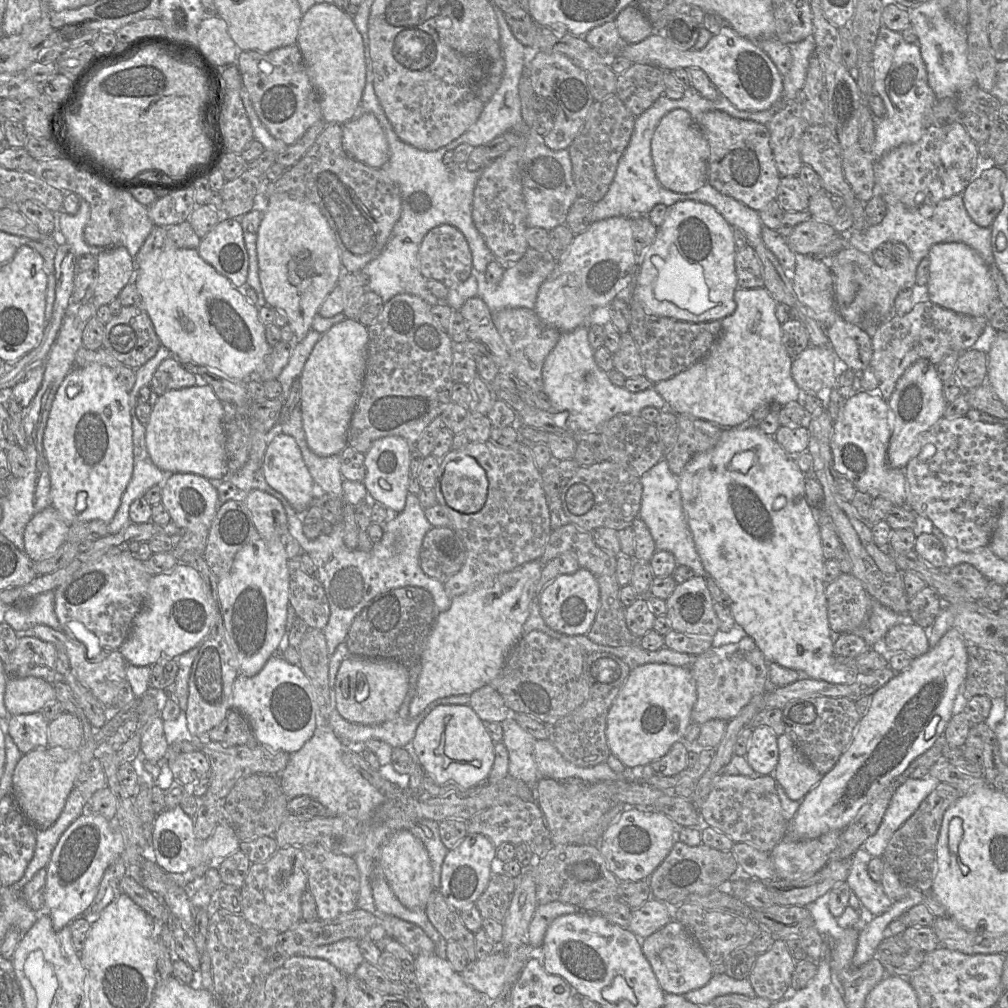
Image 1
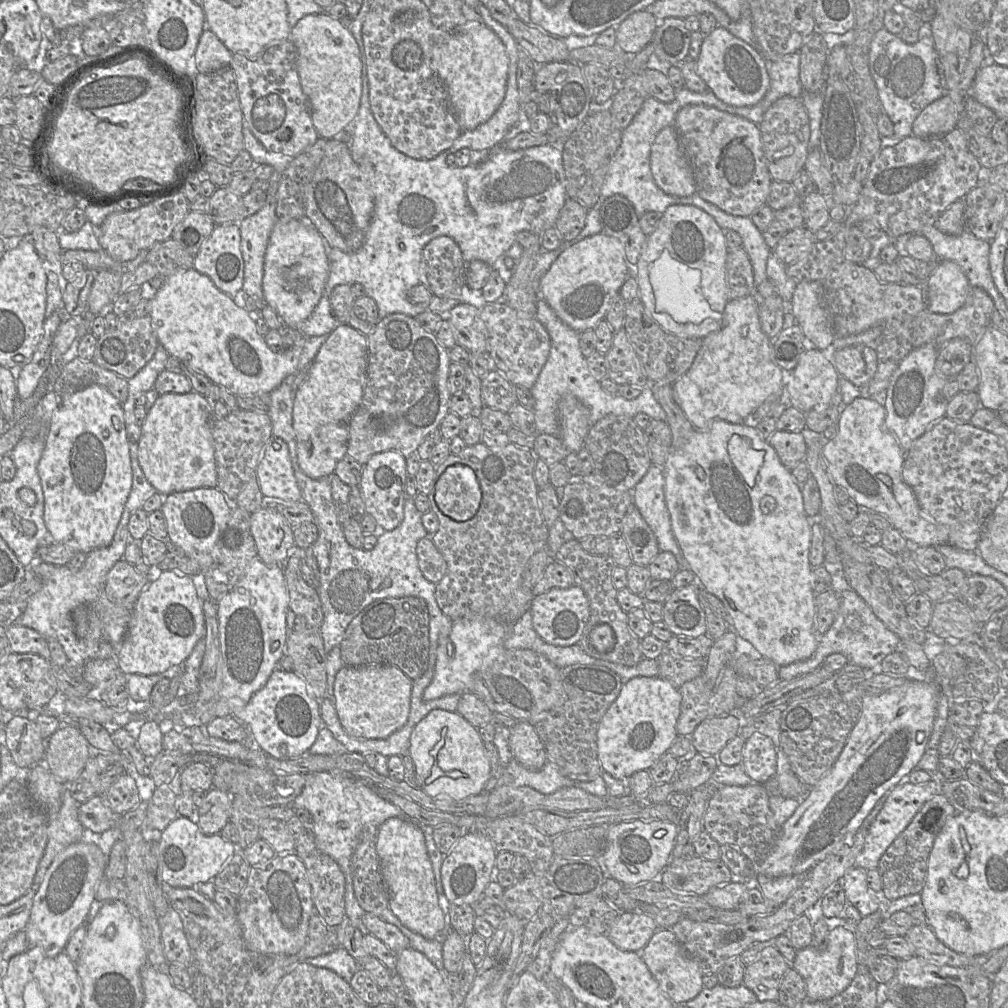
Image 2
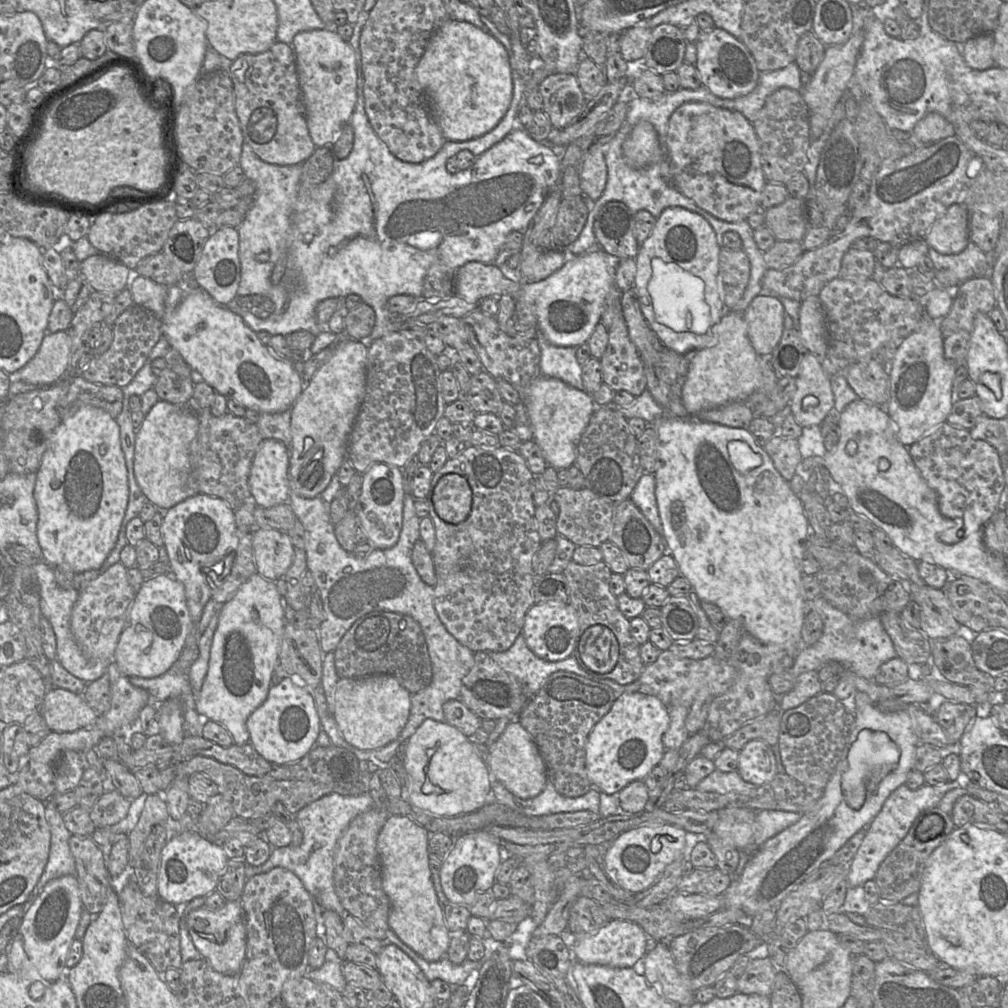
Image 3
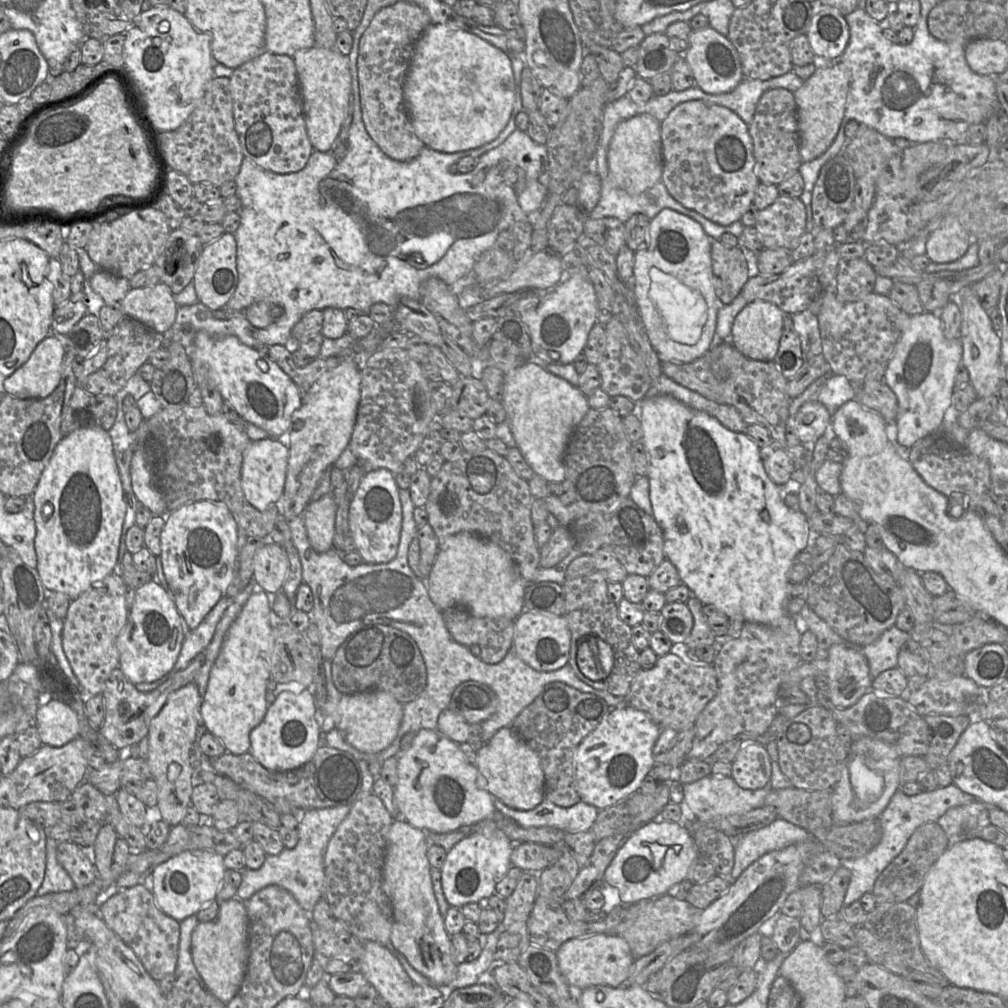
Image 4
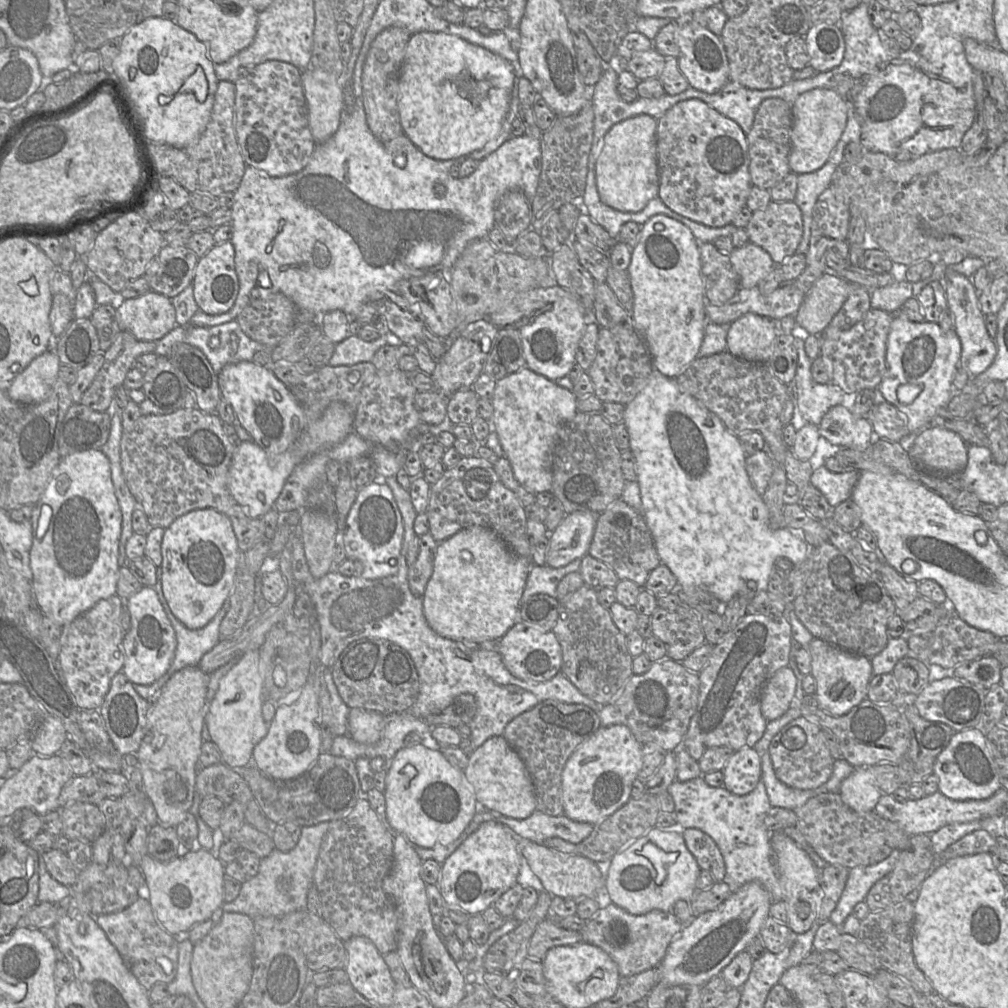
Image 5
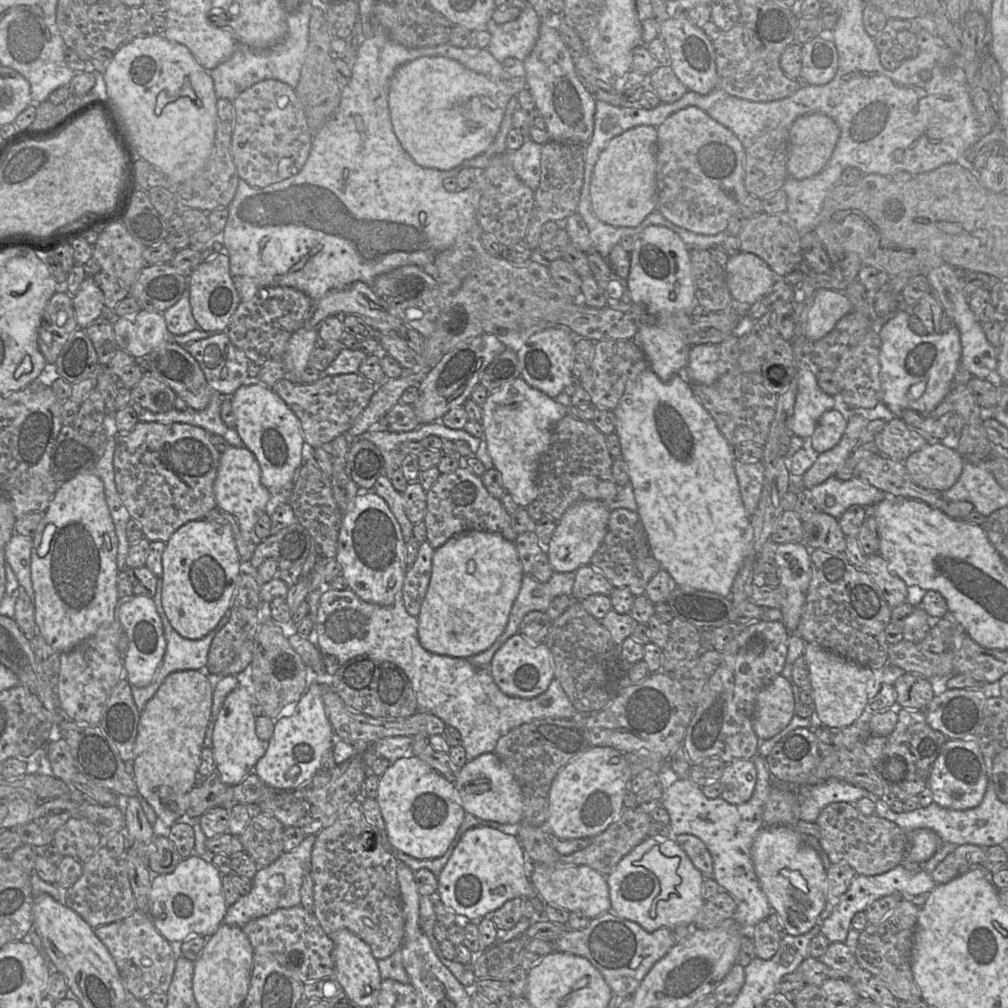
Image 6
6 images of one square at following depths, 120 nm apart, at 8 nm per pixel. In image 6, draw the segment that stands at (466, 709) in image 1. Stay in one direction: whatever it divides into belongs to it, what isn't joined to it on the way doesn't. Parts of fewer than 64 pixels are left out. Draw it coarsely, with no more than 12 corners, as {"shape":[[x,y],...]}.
{"shape":[[415,755],[376,800],[391,846],[443,856],[466,814],[454,784]]}

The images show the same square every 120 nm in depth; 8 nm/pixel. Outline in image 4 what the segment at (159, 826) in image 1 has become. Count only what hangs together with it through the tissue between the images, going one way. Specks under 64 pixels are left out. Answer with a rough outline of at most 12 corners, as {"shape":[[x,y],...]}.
{"shape":[[186,850],[153,871],[157,906],[179,922],[216,899],[224,856]]}

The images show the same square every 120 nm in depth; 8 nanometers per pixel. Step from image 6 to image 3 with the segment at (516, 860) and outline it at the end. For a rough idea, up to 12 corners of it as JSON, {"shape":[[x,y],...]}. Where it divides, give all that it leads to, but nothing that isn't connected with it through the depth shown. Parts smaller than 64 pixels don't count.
{"shape":[[486,831],[454,837],[441,868],[449,902],[492,888],[505,853]]}

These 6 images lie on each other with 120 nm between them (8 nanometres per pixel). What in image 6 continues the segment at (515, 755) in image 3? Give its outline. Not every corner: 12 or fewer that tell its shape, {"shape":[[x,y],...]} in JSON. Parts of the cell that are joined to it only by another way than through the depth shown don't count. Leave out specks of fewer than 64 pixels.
{"shape":[[494,752],[460,769],[454,784],[468,814],[523,821],[519,783]]}

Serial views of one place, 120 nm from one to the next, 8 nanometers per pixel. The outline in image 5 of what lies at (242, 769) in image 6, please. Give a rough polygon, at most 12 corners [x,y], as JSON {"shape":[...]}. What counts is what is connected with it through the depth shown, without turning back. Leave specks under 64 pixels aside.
{"shape":[[259,650],[221,678],[205,715],[230,768],[267,734]]}

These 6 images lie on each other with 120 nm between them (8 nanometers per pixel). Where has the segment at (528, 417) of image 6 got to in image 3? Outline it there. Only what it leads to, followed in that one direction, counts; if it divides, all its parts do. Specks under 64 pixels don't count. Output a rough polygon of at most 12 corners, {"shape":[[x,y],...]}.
{"shape":[[537,375],[523,388],[549,466],[570,468],[592,395]]}

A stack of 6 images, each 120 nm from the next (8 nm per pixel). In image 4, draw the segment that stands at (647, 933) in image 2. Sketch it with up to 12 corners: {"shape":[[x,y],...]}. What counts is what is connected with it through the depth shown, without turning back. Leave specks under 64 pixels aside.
{"shape":[[622,936],[572,938],[556,950],[575,991],[619,987],[636,961]]}

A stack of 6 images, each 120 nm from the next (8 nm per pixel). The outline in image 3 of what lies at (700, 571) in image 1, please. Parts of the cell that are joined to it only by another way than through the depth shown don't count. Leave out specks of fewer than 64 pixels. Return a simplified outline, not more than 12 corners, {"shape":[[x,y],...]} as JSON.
{"shape":[[644,473],[630,499],[663,535],[654,474]]}

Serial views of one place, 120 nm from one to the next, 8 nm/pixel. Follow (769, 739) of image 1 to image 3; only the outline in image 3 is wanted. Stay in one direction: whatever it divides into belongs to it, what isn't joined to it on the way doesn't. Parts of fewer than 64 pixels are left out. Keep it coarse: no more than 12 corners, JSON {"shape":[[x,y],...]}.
{"shape":[[761,739],[739,750],[737,771],[756,786],[777,773],[771,746]]}

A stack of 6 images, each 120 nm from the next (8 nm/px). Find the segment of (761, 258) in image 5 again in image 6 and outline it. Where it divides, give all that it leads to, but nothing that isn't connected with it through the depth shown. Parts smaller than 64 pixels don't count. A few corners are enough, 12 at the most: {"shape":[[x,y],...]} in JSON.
{"shape":[[740,251],[724,270],[744,313],[780,278],[763,259]]}

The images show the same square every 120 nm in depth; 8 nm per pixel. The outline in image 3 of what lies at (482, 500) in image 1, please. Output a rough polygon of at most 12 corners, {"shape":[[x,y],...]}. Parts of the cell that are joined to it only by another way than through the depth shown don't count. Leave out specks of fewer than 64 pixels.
{"shape":[[446,474],[434,488],[437,515],[464,522],[472,490],[459,474]]}

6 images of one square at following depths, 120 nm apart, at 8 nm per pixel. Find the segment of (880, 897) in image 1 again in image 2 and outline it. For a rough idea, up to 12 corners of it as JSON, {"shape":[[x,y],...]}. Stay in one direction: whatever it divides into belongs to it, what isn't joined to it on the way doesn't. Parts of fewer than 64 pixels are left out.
{"shape":[[854,865],[842,880],[848,902],[862,917],[882,906],[867,884],[867,871]]}

